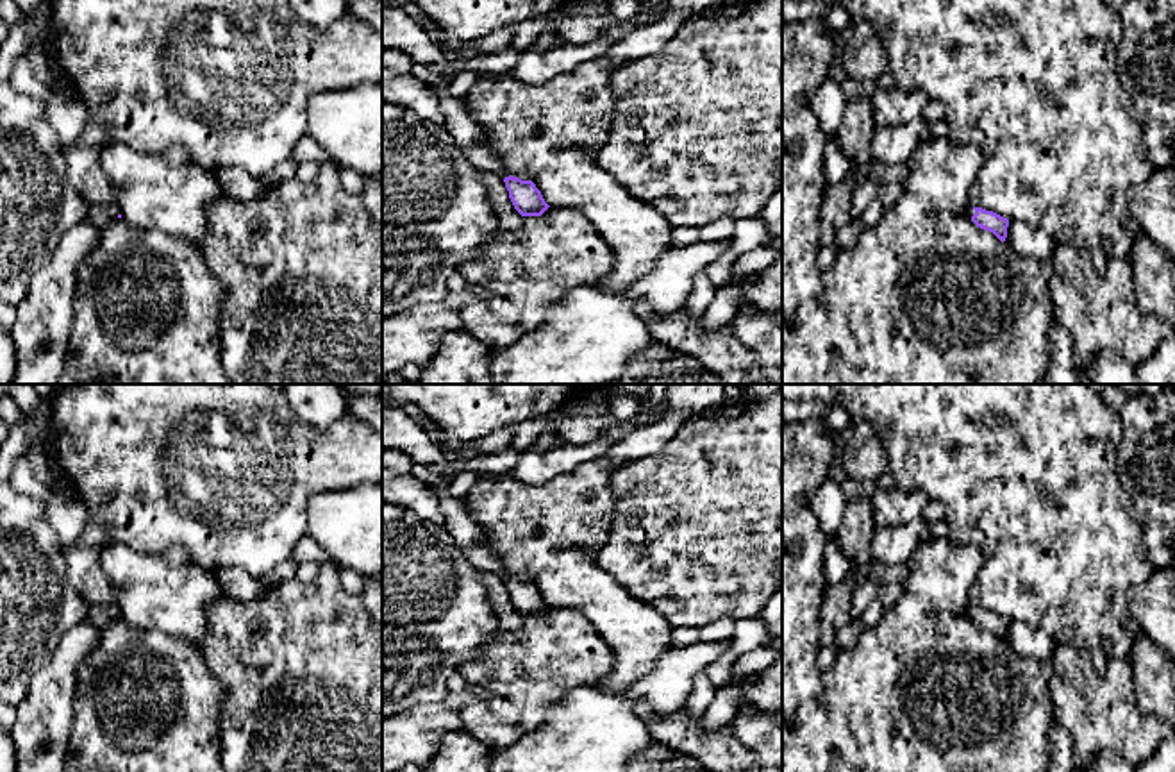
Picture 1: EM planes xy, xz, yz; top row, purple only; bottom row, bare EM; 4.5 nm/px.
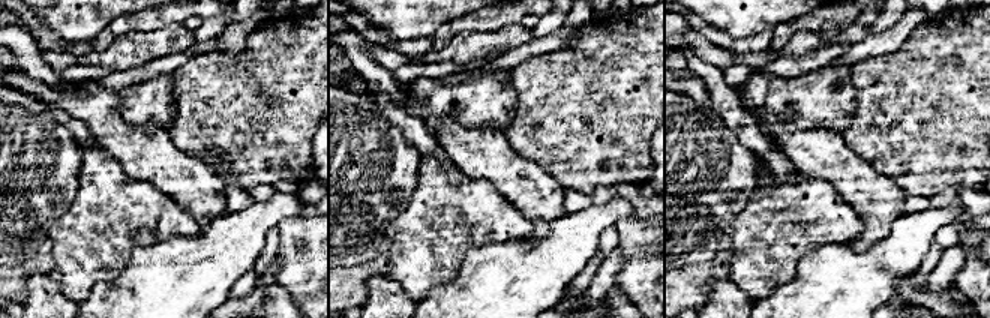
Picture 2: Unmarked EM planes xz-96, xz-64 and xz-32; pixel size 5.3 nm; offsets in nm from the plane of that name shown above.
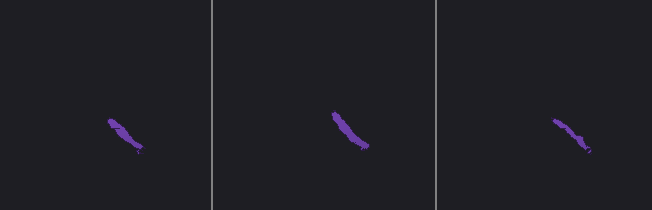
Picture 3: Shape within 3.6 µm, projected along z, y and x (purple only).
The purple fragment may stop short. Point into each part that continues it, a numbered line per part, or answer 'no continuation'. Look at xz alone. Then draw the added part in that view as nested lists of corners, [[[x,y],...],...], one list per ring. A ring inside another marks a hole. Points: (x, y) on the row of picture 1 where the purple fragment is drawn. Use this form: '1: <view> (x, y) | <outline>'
1: xz (472, 140) | [[[414,63],[412,73],[441,96],[443,127],[466,159],[480,172],[493,172],[500,179],[509,177],[502,159],[491,152],[484,129],[470,116],[461,98],[450,93],[450,82],[430,64]]]

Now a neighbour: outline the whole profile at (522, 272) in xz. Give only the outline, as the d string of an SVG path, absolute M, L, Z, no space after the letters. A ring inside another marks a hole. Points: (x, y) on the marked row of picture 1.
M550 206L541 216L521 216L521 223L516 231L498 227L486 239L482 250L459 268L459 273L468 284L484 291L482 298L462 306L462 327L493 352L502 350L520 336L539 327L546 318L548 306L559 300L568 290L582 284L596 284L612 266L614 254L611 247L600 238L582 213Z

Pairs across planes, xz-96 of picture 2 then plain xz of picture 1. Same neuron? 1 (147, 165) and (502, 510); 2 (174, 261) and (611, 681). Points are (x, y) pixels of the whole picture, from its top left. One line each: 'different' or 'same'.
1: different
2: different

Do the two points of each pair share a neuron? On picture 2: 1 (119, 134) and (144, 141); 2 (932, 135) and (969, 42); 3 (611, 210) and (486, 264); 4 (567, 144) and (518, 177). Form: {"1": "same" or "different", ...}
{"1": "same", "2": "same", "3": "same", "4": "different"}

